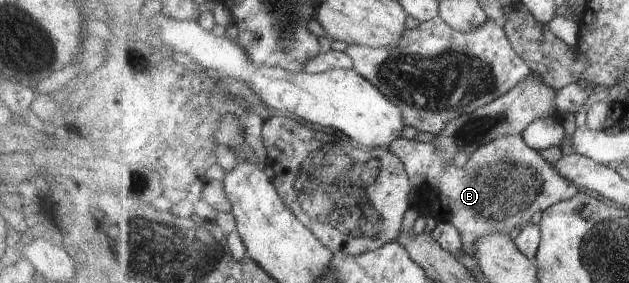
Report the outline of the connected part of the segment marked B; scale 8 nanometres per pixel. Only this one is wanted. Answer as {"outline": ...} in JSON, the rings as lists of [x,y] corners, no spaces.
{"outline":[[[521,134],[504,136],[481,147],[463,168],[449,164],[446,156],[436,149],[433,141],[422,143],[417,139],[399,138],[389,147],[393,154],[402,159],[408,177],[411,177],[411,184],[419,191],[418,206],[425,204],[428,215],[433,215],[438,221],[444,220],[455,225],[462,234],[464,251],[471,257],[474,257],[474,244],[479,237],[490,232],[509,234],[513,227],[525,227],[538,211],[545,213],[552,206],[571,200],[581,192],[573,183],[562,177],[555,167],[551,167],[551,163],[547,163],[537,150],[527,145]]]}

